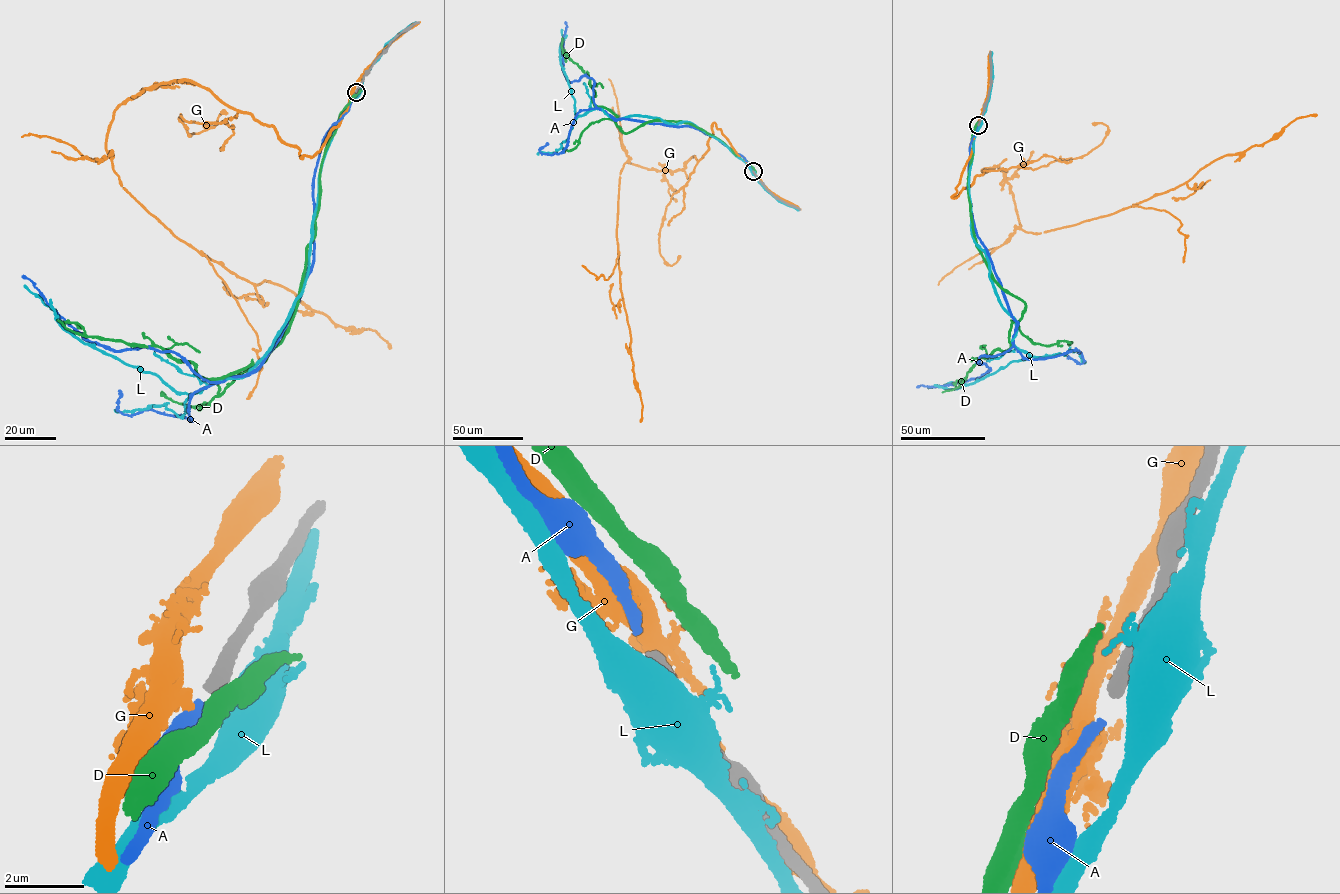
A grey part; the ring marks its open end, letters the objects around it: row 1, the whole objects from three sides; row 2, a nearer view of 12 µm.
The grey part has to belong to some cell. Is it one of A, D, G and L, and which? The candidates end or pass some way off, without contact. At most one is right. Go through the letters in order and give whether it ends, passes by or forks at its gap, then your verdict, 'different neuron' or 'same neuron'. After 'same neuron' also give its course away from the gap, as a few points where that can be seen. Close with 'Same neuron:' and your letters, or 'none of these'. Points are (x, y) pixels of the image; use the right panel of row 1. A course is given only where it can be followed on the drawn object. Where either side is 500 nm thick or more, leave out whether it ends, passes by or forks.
A: it ends; same neuron; course (977, 126), (968, 168), (971, 213), (1017, 323), (1012, 345), (980, 357), (990, 369), (980, 377), (916, 387)
D: it passes by; different neuron
G: different neuron
L: different neuron
Same neuron: A

